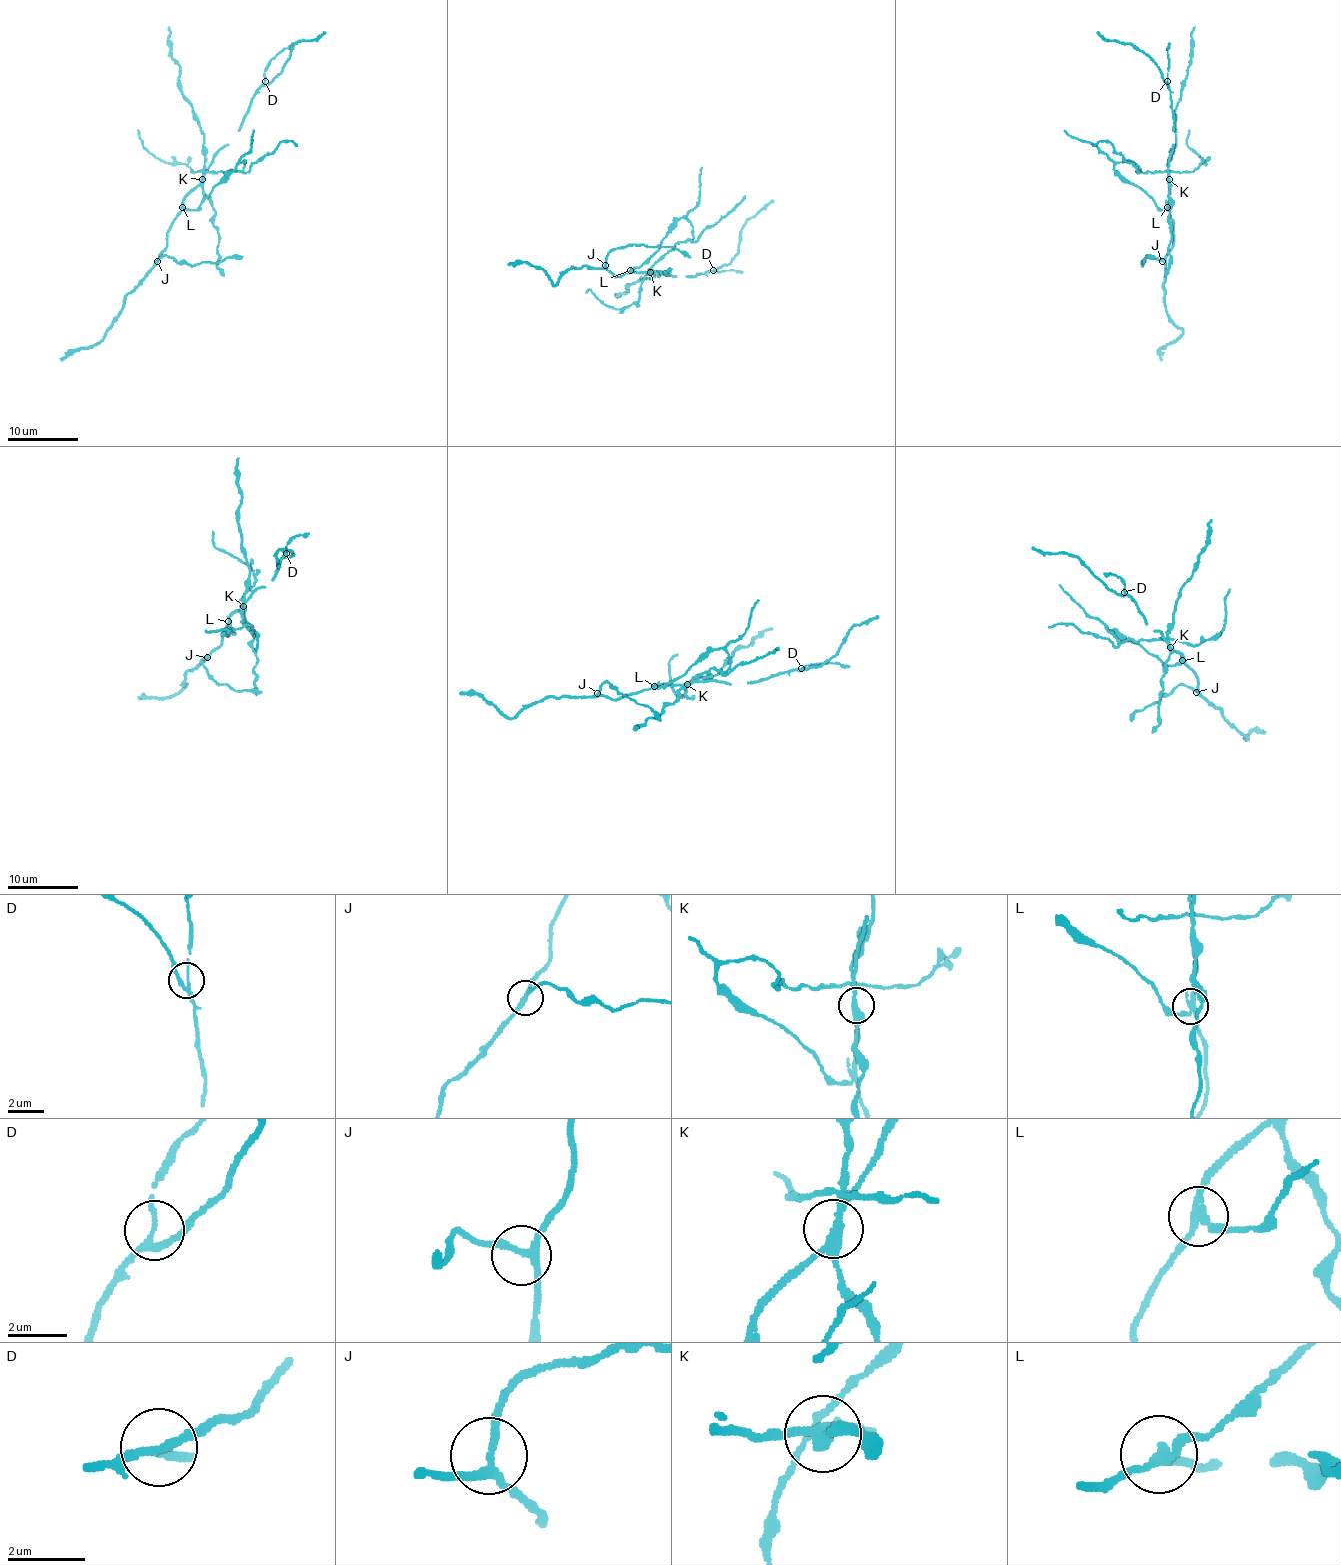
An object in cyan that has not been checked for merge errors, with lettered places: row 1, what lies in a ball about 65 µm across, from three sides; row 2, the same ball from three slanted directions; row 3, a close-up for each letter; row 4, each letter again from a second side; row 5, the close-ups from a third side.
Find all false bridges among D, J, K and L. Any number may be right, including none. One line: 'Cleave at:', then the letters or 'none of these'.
Cleave at: K, L

